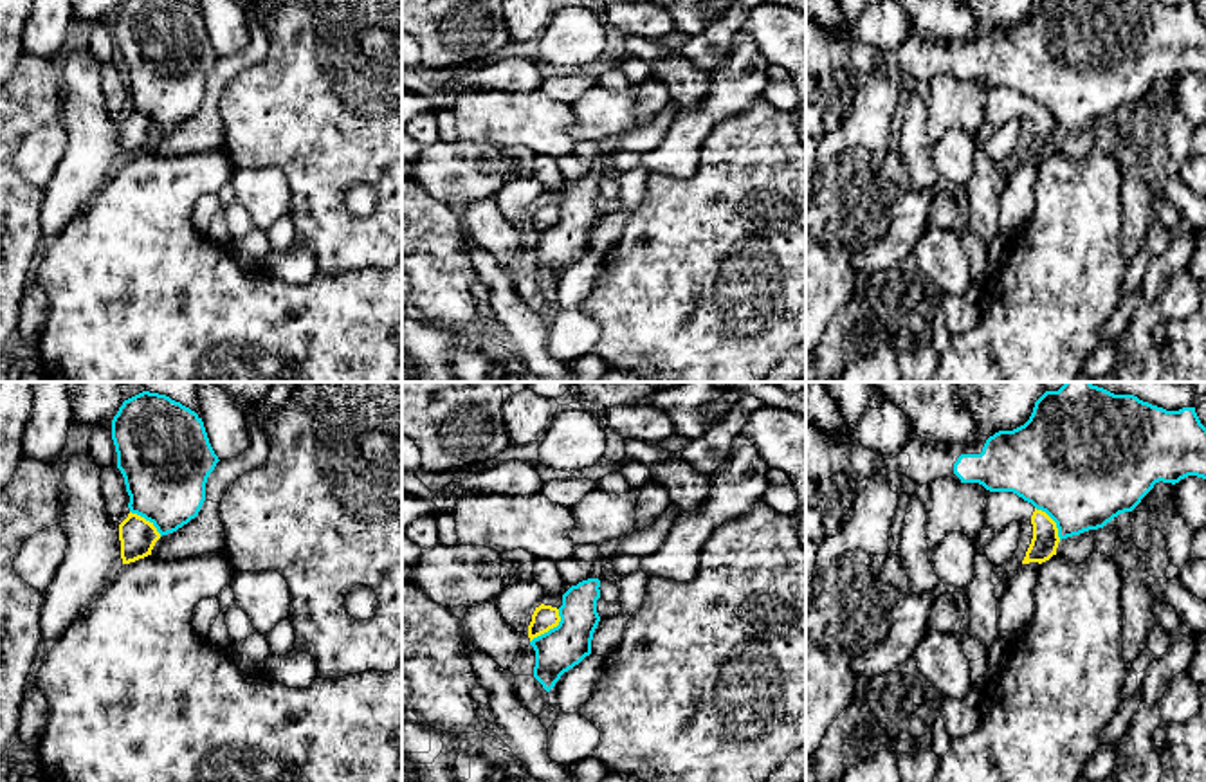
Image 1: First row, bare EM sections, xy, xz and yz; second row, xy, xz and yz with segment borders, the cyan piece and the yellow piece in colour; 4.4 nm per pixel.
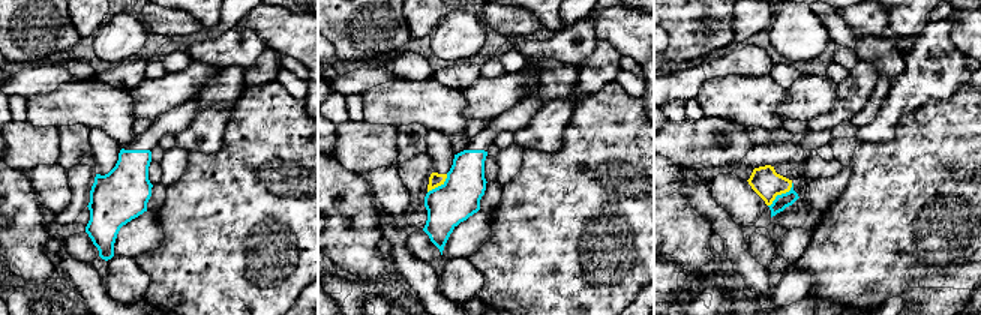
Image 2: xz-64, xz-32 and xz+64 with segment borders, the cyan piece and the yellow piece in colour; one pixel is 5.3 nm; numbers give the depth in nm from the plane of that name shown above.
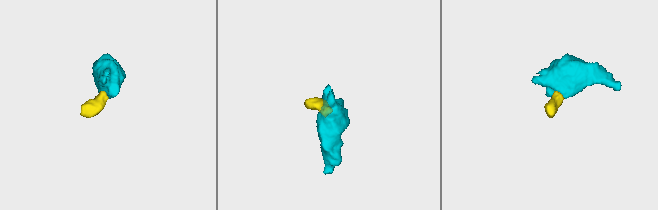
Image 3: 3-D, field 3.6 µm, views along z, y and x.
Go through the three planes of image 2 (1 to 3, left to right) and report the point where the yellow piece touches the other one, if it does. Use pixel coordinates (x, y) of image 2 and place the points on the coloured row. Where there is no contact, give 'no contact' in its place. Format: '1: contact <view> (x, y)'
1: no contact
2: contact xz-32 (438, 186)
3: contact xz+64 (782, 194)

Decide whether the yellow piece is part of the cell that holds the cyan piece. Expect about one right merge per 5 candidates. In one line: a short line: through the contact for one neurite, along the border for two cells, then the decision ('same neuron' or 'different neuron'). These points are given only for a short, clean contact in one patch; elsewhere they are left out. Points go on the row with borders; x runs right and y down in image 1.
line xz (559, 609), (559, 622), (530, 642); different neuron

